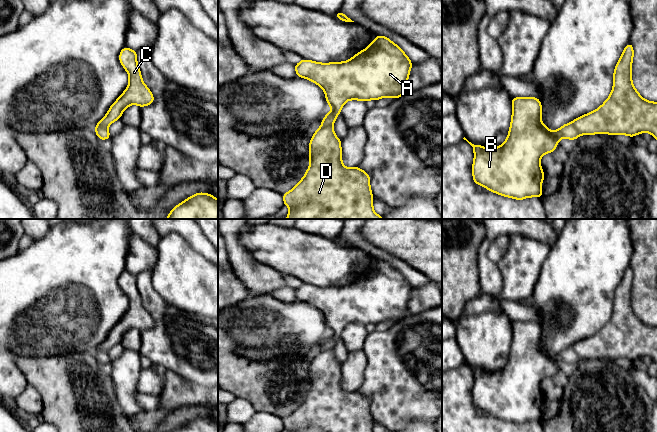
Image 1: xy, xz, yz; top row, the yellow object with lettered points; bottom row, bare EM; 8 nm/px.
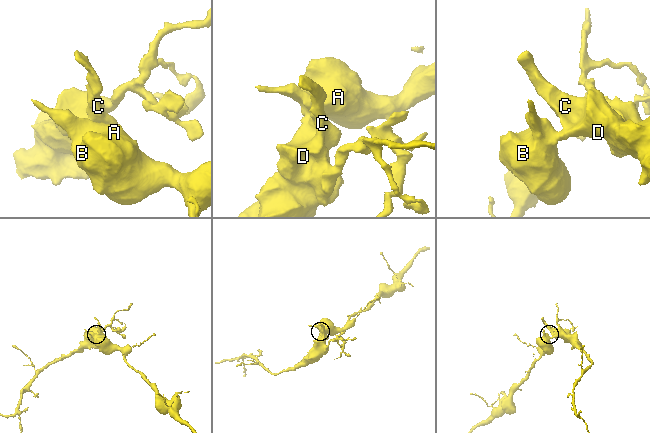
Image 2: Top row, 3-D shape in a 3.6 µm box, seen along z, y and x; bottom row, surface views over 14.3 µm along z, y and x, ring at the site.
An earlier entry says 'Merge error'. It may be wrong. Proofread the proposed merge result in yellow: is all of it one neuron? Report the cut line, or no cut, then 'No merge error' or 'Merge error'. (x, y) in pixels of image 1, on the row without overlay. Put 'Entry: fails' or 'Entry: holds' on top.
Entry: holds
Split along xy (107, 350), (96, 350), (94, 352). Merge error

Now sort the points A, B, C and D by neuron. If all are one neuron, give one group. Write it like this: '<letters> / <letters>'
A B / C D

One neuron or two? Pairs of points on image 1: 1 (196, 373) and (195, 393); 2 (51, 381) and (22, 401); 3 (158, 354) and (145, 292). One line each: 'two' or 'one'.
1: two
2: two
3: one

